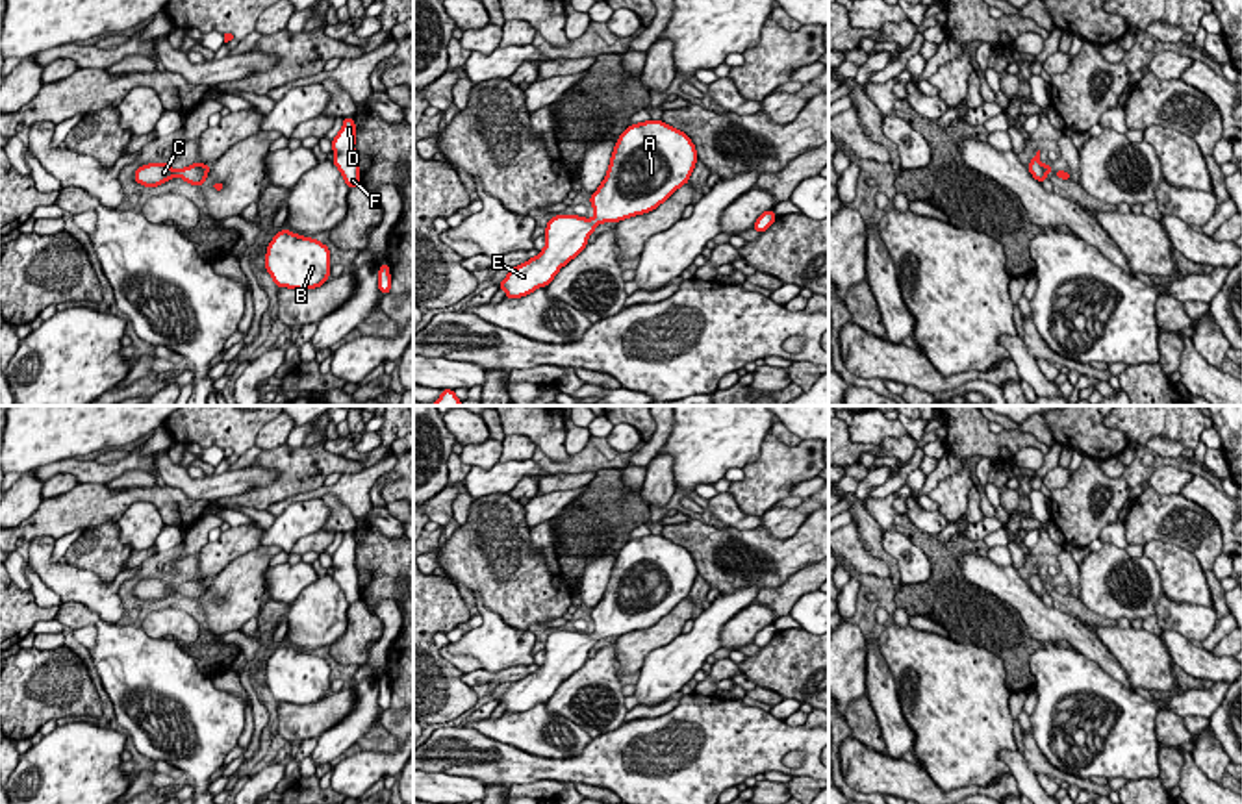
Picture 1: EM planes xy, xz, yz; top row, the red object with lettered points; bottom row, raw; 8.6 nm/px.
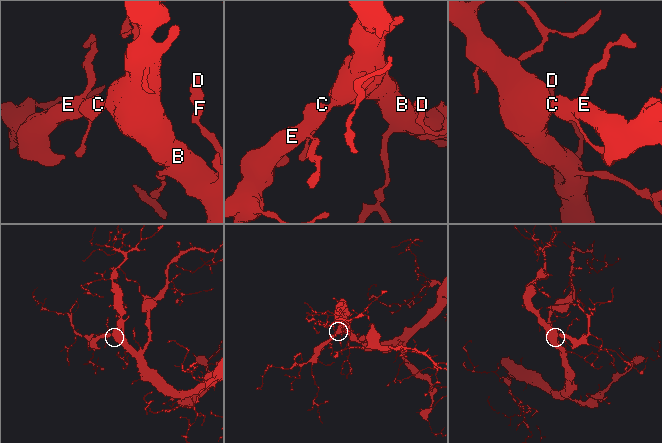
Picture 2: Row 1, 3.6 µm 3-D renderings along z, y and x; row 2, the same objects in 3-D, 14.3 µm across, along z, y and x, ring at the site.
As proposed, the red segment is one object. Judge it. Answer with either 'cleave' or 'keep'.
keep

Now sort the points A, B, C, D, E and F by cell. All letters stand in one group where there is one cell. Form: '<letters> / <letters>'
A B C D E F

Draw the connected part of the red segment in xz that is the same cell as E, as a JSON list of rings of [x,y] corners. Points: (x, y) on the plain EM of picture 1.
[[[664,535],[630,539],[614,561],[602,598],[589,611],[595,632],[552,632],[545,643],[545,663],[497,698],[506,706],[504,713],[547,702],[564,680],[582,669],[597,639],[617,639],[656,624],[690,597],[697,574],[691,554]]]

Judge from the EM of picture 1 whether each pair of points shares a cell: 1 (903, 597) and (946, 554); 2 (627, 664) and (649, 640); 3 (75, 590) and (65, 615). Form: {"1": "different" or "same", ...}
{"1": "same", "2": "same", "3": "different"}

